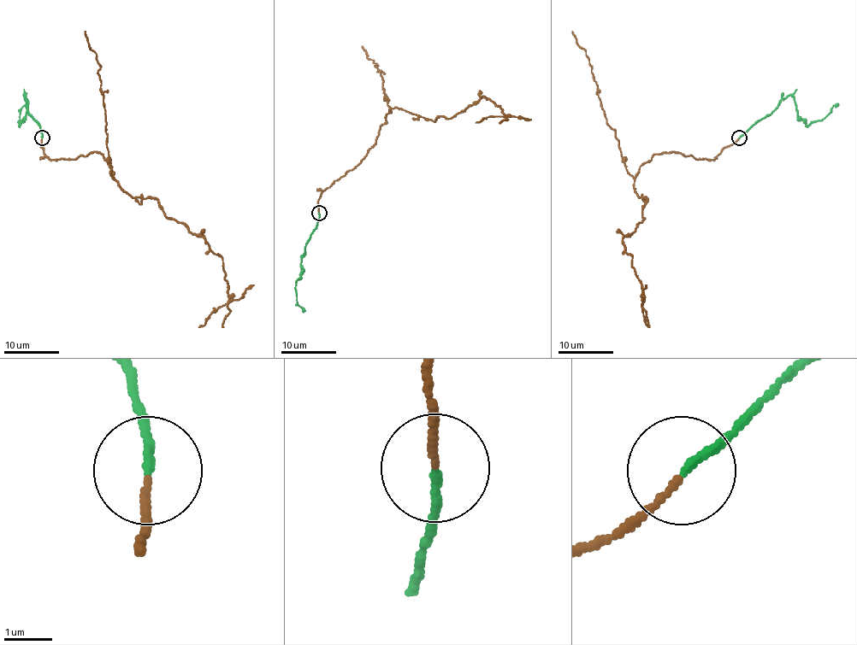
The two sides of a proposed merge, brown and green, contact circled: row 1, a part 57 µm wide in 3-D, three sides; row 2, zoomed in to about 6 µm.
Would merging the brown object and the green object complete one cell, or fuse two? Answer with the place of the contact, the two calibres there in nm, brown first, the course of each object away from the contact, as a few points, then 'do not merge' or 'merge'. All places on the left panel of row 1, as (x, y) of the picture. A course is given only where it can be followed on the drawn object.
(42, 137) | 130/170 nm | brown via (41, 137), (51, 160), (102, 154), (123, 190), (156, 200), (222, 259), (229, 301), (198, 326) | green via (41, 137), (41, 129), (29, 113), (23, 95), (26, 99), (26, 114), (19, 126), (19, 113), (27, 103) | do not merge

